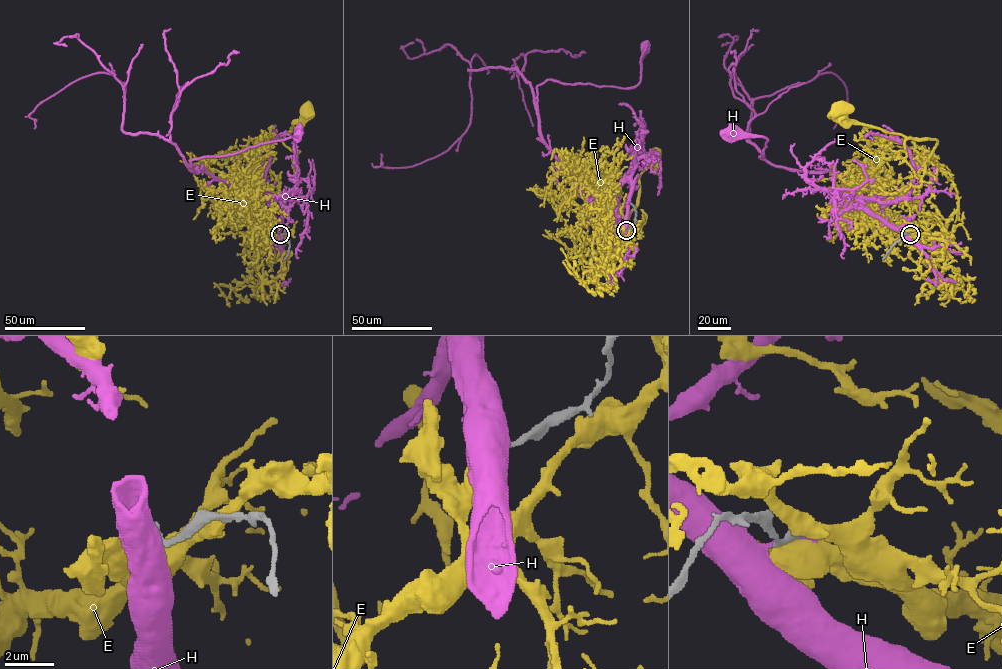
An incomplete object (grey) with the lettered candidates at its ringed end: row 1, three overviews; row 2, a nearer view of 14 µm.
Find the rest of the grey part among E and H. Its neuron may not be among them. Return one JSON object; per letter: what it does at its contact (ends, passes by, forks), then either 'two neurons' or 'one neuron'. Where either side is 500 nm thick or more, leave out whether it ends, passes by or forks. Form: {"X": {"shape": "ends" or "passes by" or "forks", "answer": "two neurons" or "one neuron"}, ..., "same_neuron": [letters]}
{"E": {"answer": "two neurons"}, "H": {"shape": "ends", "answer": "two neurons"}, "same_neuron": []}

